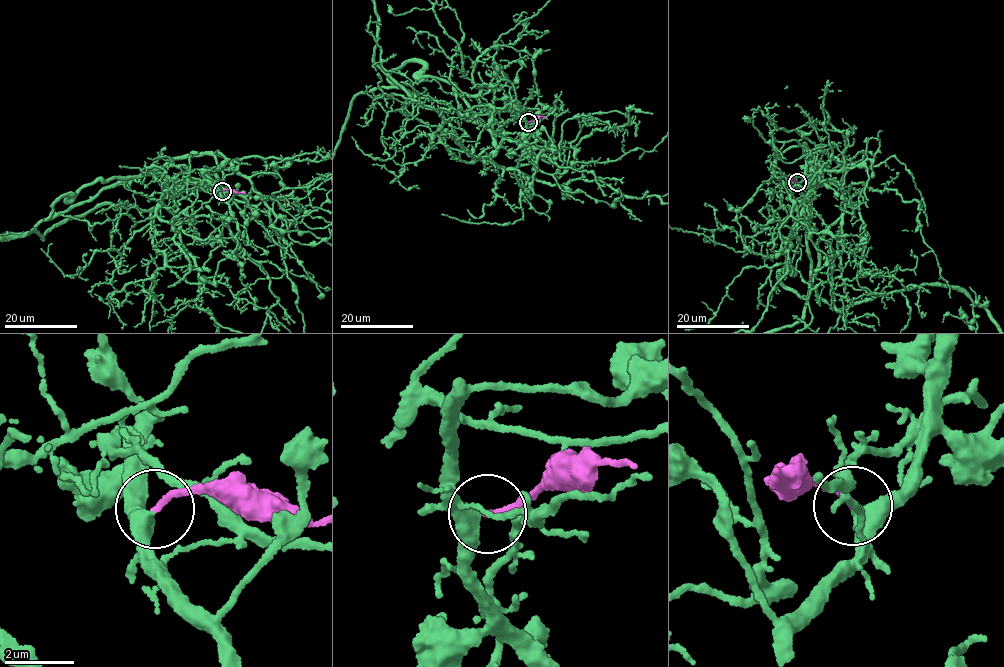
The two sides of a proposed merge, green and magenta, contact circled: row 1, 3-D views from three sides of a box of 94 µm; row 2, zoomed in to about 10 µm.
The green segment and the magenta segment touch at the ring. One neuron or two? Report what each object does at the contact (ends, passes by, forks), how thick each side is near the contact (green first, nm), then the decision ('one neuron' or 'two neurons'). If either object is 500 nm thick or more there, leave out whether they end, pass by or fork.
green passes by; magenta ends there; 400 nm thick on the green side, 180 nm on the other; one neuron

